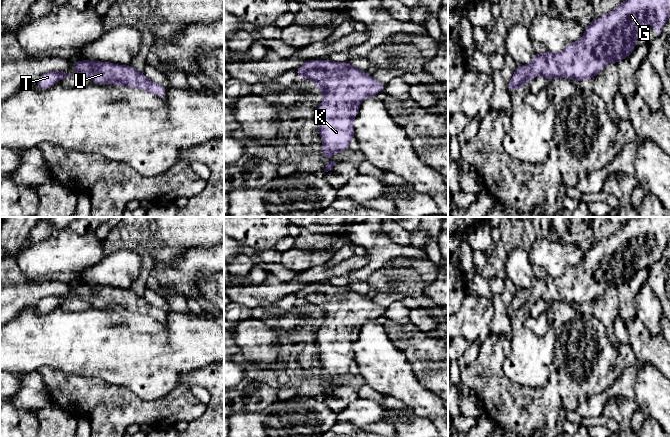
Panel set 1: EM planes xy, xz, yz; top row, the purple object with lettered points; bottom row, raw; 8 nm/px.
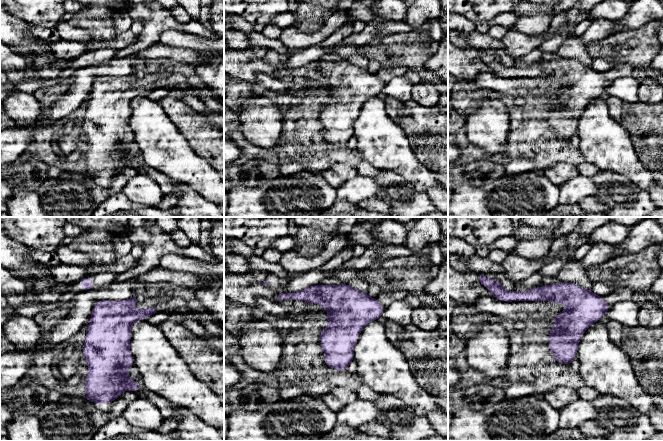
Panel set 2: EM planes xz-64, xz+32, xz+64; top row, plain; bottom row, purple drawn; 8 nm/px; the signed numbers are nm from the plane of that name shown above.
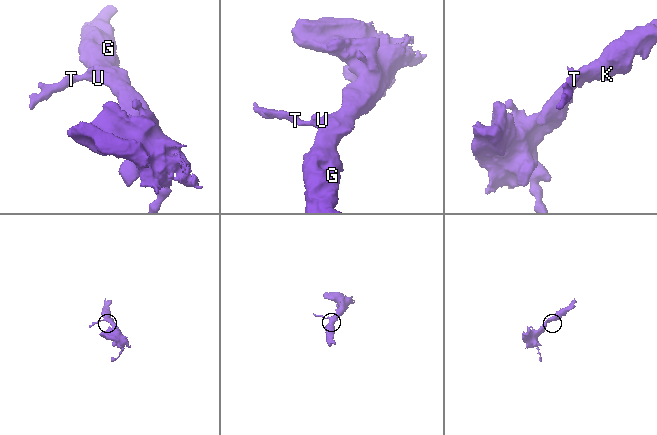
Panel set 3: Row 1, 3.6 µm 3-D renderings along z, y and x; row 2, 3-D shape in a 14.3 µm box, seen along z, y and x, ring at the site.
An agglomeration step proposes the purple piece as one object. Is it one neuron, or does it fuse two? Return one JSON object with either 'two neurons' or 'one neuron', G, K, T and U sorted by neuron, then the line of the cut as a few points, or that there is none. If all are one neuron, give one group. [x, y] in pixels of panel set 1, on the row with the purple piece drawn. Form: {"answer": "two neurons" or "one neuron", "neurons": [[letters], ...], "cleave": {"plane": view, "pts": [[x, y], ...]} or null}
{"answer": "one neuron", "neurons": [["G", "K", "T", "U"]], "cleave": null}

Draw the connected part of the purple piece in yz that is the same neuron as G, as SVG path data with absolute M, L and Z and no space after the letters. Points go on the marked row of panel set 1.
M625 0L611 12L593 19L584 29L581 39L567 43L561 52L534 53L529 64L518 65L508 82L507 90L512 93L540 75L548 82L559 77L586 82L600 73L608 63L617 64L631 55L636 48L639 30L643 24L648 21L659 36L669 17L670 0Z

